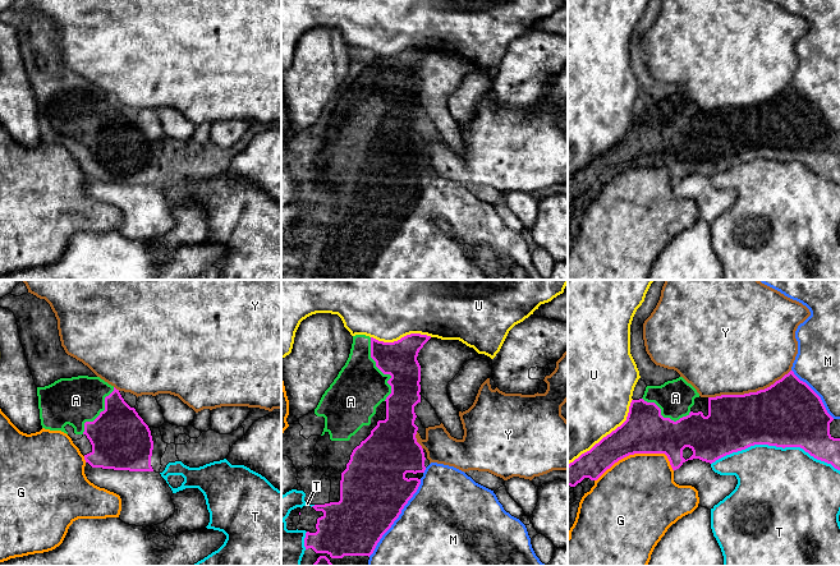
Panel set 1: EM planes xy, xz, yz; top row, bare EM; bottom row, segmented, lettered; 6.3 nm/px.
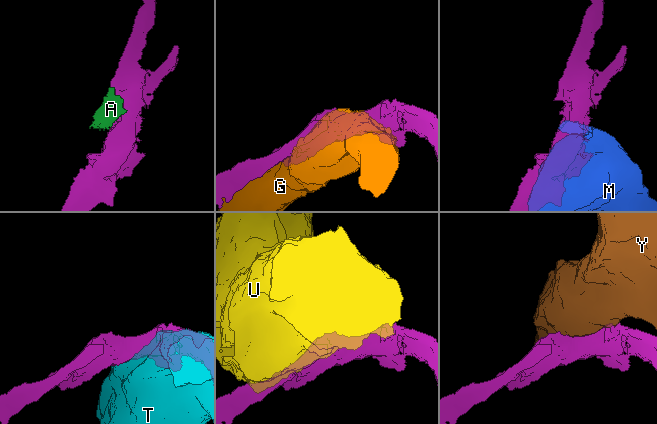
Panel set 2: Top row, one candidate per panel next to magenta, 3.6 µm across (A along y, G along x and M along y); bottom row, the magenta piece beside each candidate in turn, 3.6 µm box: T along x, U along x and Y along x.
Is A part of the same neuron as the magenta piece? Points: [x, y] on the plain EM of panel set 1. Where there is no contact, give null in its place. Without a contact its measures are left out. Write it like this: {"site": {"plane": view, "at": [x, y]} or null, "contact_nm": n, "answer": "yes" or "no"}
{"site": {"plane": "xz", "at": [381, 84]}, "contact_nm": 420, "answer": "yes"}

